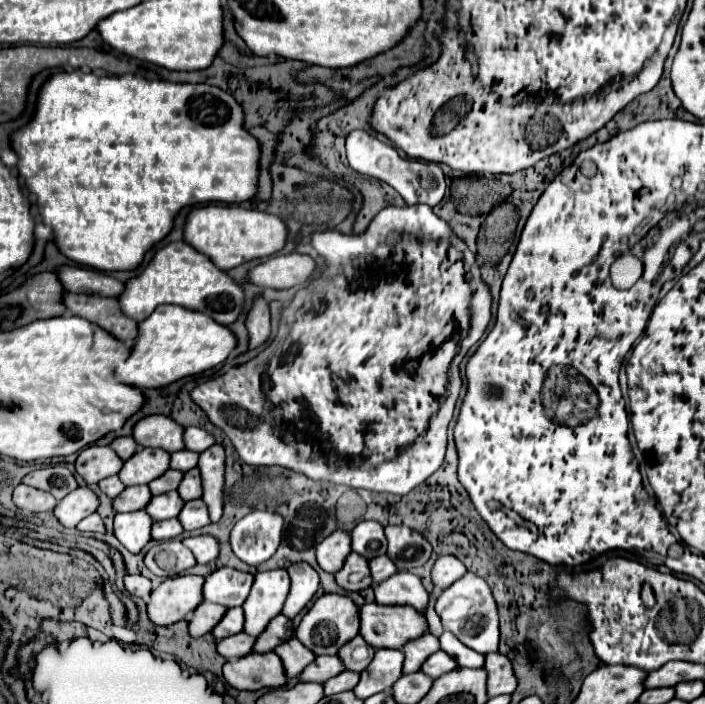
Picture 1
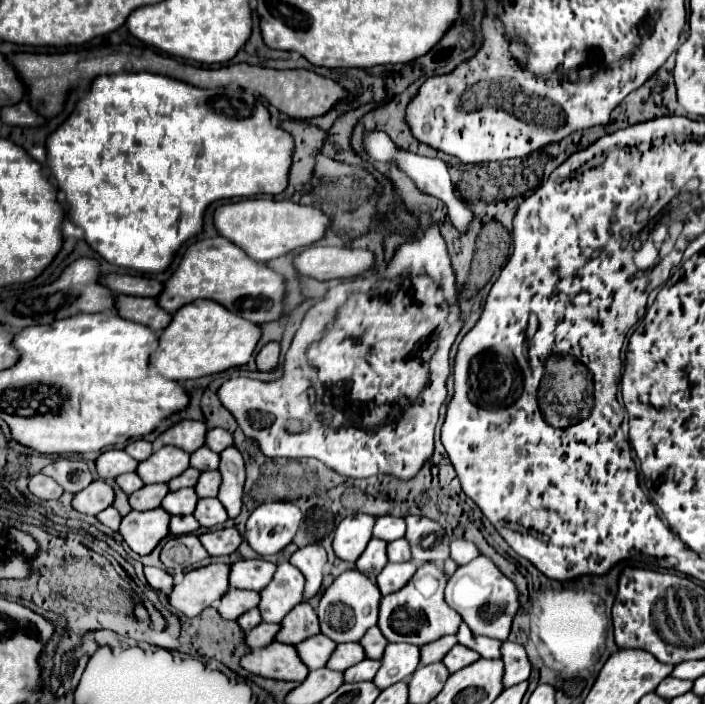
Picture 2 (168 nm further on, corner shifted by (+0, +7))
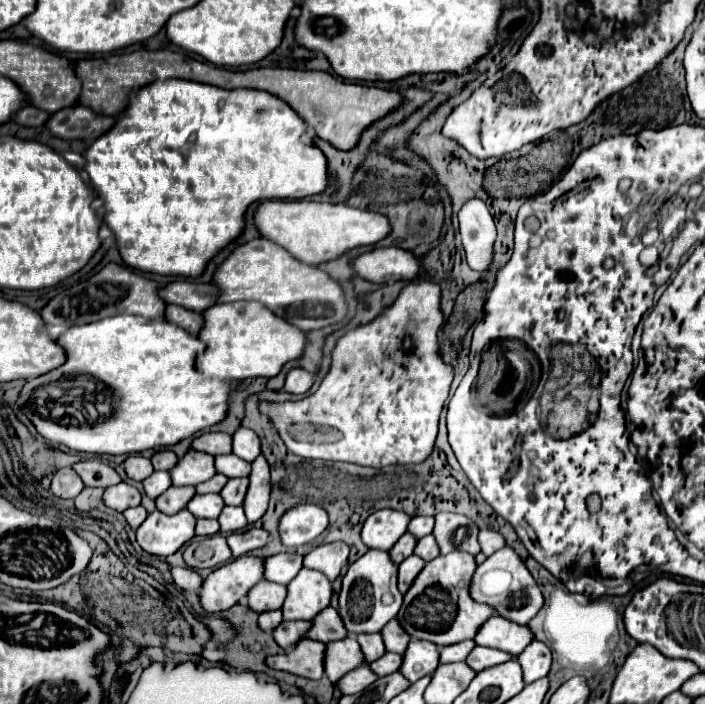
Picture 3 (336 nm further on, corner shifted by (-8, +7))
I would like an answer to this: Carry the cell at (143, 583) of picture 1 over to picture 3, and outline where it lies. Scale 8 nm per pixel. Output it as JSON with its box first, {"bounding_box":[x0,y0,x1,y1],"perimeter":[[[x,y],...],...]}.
{"bounding_box":[170,567,202,593],"perimeter":[[[172,567],[170,575],[172,575],[172,581],[174,581],[176,587],[180,587],[184,591],[190,591],[190,593],[198,593],[202,579],[190,567]]]}

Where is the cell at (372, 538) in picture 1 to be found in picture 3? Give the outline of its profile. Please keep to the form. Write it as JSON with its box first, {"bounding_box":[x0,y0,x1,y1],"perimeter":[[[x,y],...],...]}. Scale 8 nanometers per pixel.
{"bounding_box":[408,517,434,539],"perimeter":[[[412,517],[408,523],[408,533],[412,533],[416,539],[432,533],[434,517]]]}

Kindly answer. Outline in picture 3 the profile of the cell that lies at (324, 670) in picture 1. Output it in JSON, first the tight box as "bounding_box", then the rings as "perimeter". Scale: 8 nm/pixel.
{"bounding_box":[358,633,386,663],"perimeter":[[[364,633],[364,635],[358,637],[358,643],[360,643],[360,649],[362,649],[362,655],[364,655],[366,663],[376,661],[386,651],[380,633]]]}

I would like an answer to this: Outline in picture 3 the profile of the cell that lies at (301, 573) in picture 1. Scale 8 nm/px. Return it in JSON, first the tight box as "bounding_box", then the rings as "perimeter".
{"bounding_box":[304,543,348,581],"perimeter":[[[328,543],[312,549],[308,555],[304,555],[304,567],[316,569],[324,573],[330,581],[334,581],[342,569],[342,565],[348,559],[348,545],[346,543]]]}

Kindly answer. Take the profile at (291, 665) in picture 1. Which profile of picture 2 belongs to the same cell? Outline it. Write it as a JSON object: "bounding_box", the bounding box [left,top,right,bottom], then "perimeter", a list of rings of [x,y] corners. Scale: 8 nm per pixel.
{"bounding_box":[296,635,336,669],"perimeter":[[[314,635],[296,645],[300,659],[308,665],[308,669],[322,669],[328,663],[328,657],[334,653],[336,643],[324,635]]]}

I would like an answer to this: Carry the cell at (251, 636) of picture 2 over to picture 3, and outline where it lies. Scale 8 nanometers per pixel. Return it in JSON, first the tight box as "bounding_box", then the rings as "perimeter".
{"bounding_box":[272,621,312,651],"perimeter":[[[282,621],[276,631],[272,633],[274,635],[274,641],[284,649],[284,651],[290,651],[298,639],[304,637],[304,633],[308,631],[312,623],[310,621]]]}

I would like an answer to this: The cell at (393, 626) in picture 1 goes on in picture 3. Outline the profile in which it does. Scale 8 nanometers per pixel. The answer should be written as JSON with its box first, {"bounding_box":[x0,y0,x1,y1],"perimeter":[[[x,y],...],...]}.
{"bounding_box":[396,549,492,647],"perimeter":[[[458,549],[428,561],[404,595],[404,603],[396,615],[402,629],[410,637],[432,641],[438,647],[474,639],[476,629],[480,629],[480,625],[492,617],[492,609],[488,609],[488,605],[476,605],[476,601],[468,597],[468,581],[474,569],[474,557]]]}

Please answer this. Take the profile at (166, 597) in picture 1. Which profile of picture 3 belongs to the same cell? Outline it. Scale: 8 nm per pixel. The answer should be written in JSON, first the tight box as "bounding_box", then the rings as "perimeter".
{"bounding_box":[200,557,262,613],"perimeter":[[[240,557],[214,569],[200,587],[200,605],[208,613],[226,611],[236,605],[262,579],[262,559]]]}

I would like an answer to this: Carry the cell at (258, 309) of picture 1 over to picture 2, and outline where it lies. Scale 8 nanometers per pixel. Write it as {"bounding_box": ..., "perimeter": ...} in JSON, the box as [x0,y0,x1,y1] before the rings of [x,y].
{"bounding_box":[256,343,280,371],"perimeter":[[[268,343],[256,355],[256,365],[260,371],[274,371],[280,367],[280,345]]]}

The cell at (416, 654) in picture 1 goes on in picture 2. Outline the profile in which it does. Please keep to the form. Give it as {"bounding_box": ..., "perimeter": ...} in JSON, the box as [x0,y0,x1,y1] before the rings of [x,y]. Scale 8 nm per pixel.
{"bounding_box":[420,635,456,665],"perimeter":[[[448,635],[448,637],[442,637],[434,643],[428,643],[424,647],[420,647],[420,653],[422,653],[422,659],[420,659],[420,665],[428,665],[428,663],[436,663],[436,661],[442,661],[446,657],[446,653],[456,645],[456,637],[454,635]]]}

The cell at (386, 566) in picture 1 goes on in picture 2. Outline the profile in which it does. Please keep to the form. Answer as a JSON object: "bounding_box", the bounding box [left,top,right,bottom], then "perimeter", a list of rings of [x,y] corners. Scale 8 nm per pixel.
{"bounding_box":[388,539,410,561],"perimeter":[[[396,539],[388,545],[388,559],[390,561],[406,561],[410,559],[410,549],[408,549],[408,541],[404,539]]]}

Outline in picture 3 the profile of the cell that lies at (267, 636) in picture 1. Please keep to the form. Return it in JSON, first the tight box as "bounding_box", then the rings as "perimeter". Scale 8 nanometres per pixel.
{"bounding_box":[306,607,346,643],"perimeter":[[[326,607],[322,609],[314,619],[312,619],[312,627],[306,631],[308,639],[320,641],[320,643],[330,643],[336,639],[346,637],[346,629],[344,625],[340,625],[340,615],[336,609]]]}

